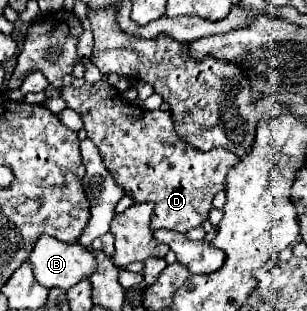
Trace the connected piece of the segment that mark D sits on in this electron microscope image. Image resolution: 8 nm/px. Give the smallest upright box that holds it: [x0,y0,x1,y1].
[61,80,239,232]

